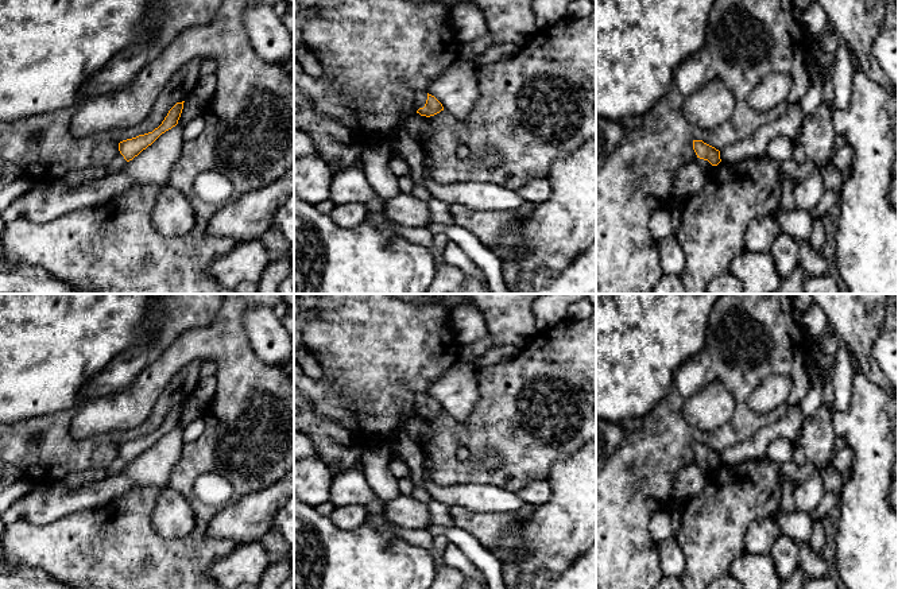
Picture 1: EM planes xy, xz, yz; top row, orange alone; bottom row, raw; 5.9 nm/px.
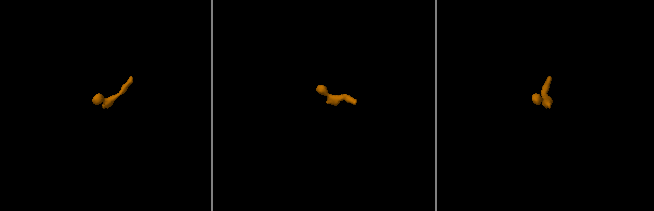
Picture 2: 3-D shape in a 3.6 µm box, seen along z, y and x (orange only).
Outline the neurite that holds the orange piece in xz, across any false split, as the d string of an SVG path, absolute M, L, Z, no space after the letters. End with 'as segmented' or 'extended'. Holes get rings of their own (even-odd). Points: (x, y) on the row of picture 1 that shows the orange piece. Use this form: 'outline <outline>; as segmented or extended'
outline M415 92L414 102L421 116L430 117L444 111L442 104L427 92Z; extended

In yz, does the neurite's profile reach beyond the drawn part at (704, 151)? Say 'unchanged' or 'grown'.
grown

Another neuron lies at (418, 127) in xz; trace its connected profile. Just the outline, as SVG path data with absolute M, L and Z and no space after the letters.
M415 112L405 123L403 129L410 135L410 137L413 137L422 146L427 142L429 136L431 135L433 125L429 117L421 116L419 113Z

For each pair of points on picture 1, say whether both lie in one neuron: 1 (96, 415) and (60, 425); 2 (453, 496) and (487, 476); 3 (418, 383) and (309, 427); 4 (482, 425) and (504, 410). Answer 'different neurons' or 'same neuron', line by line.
1: different neurons
2: different neurons
3: different neurons
4: same neuron

